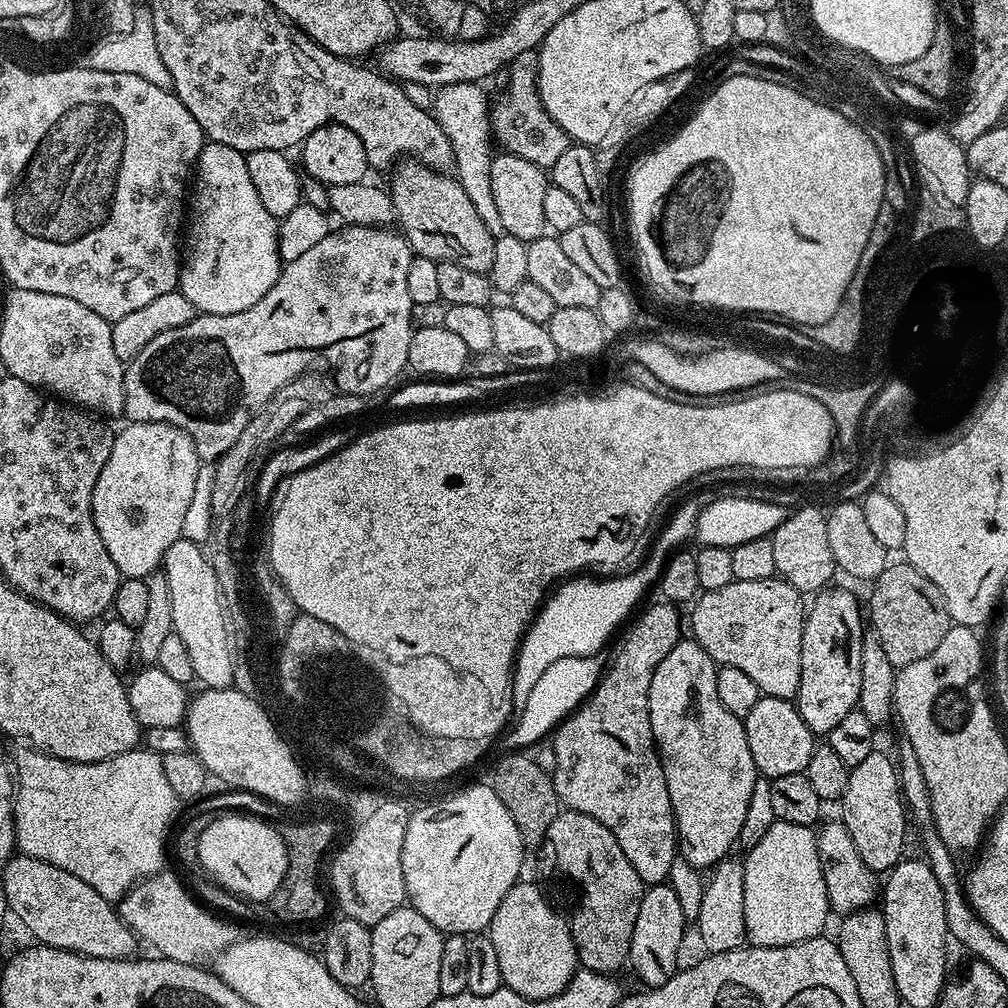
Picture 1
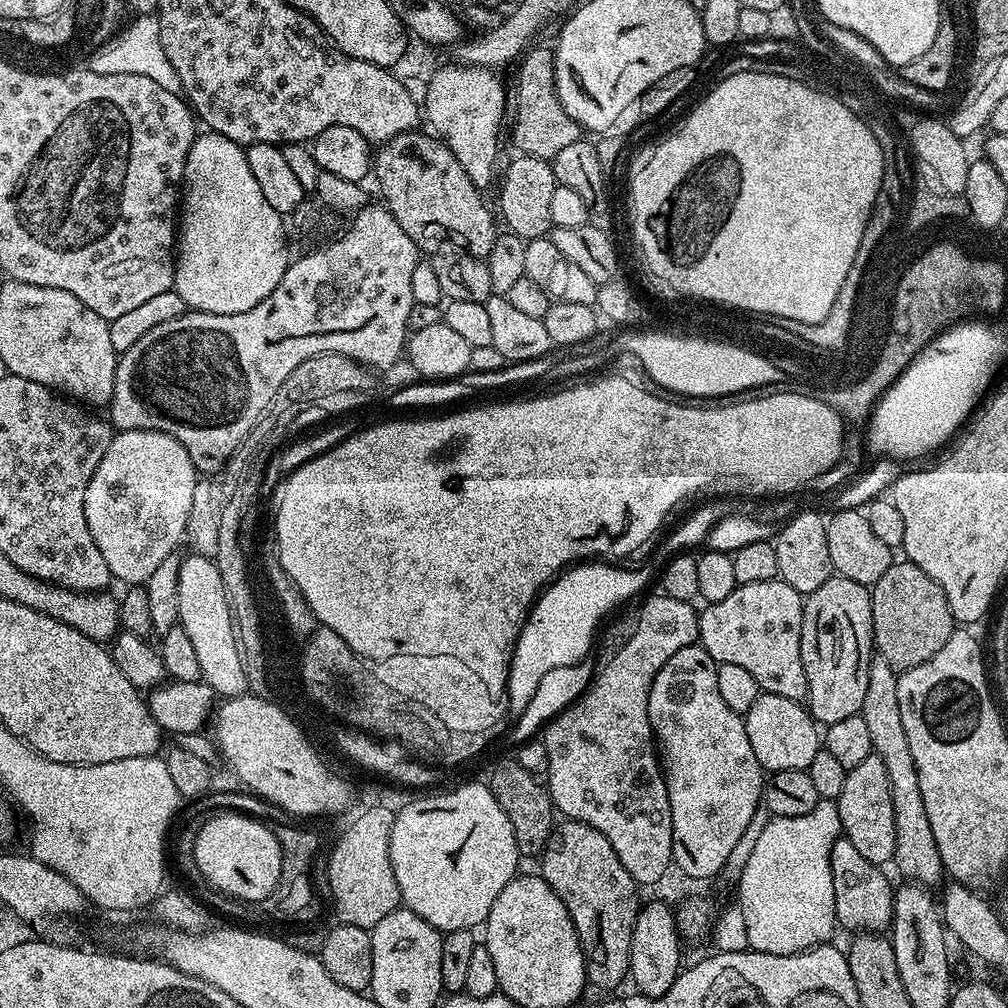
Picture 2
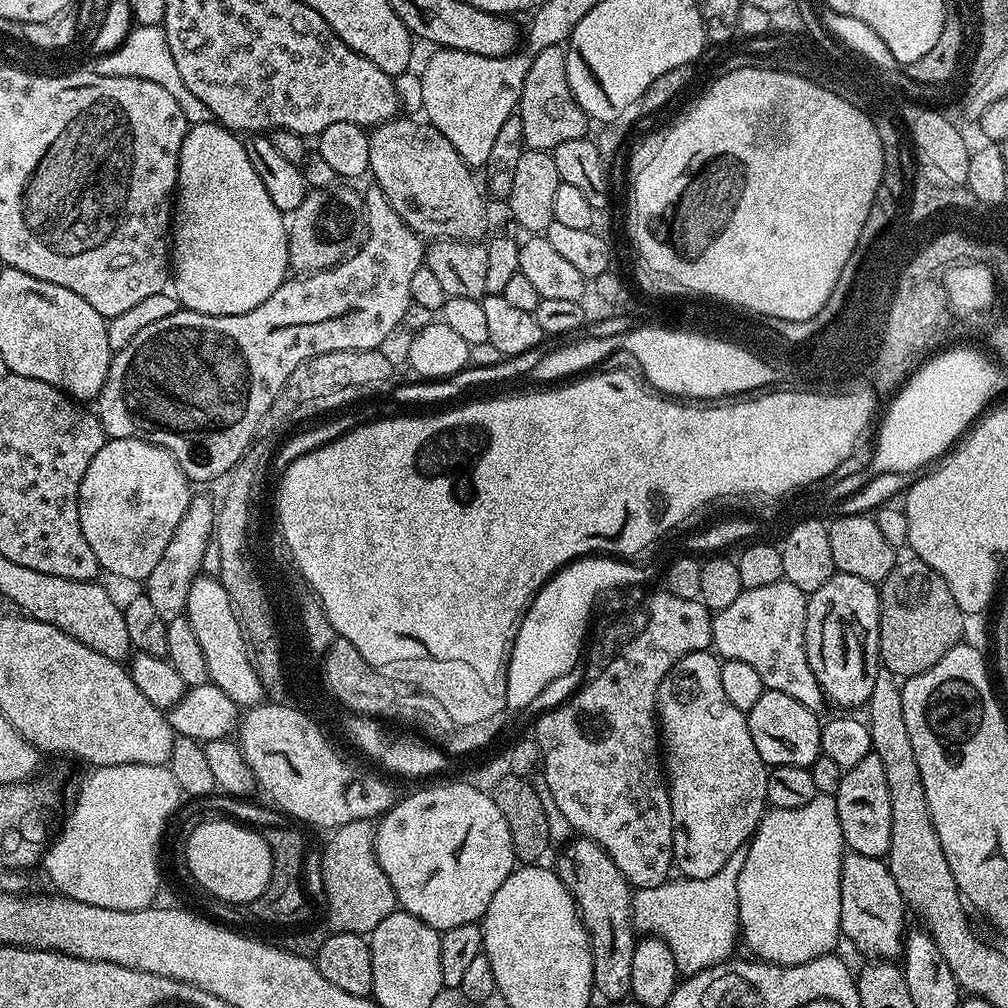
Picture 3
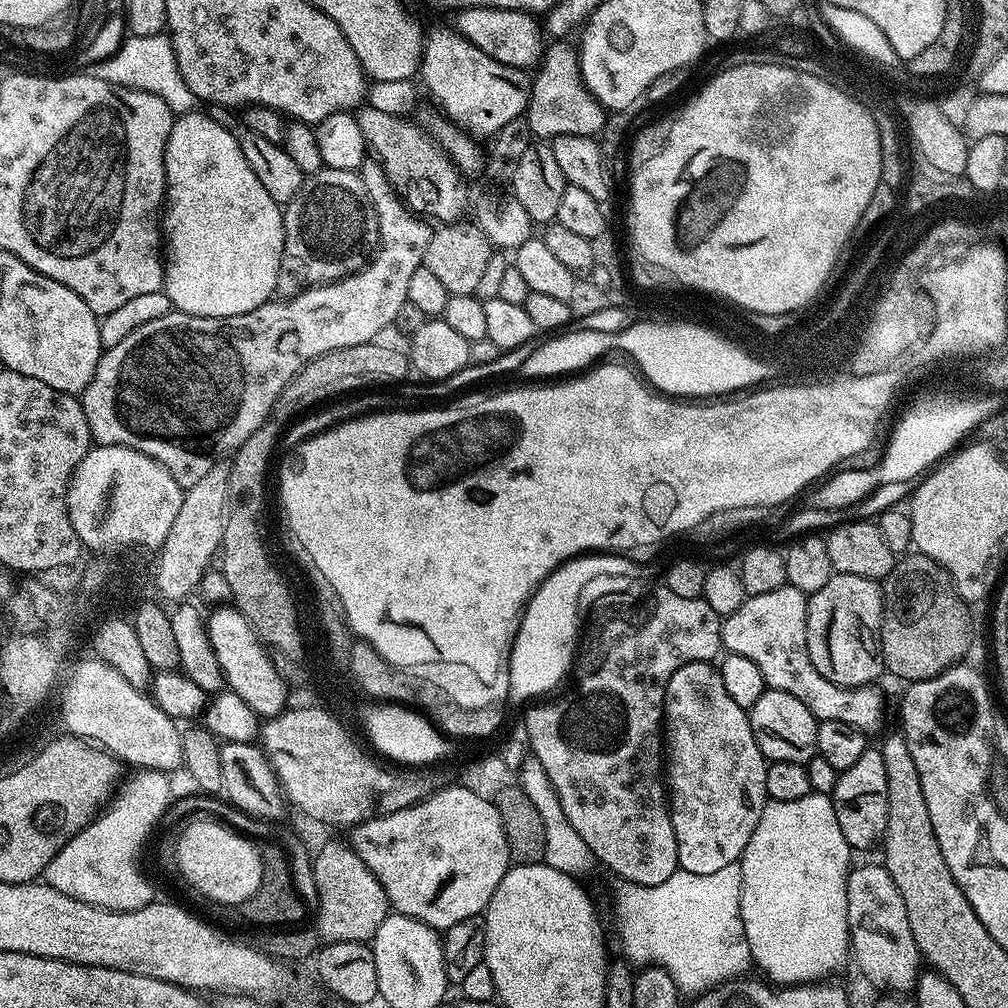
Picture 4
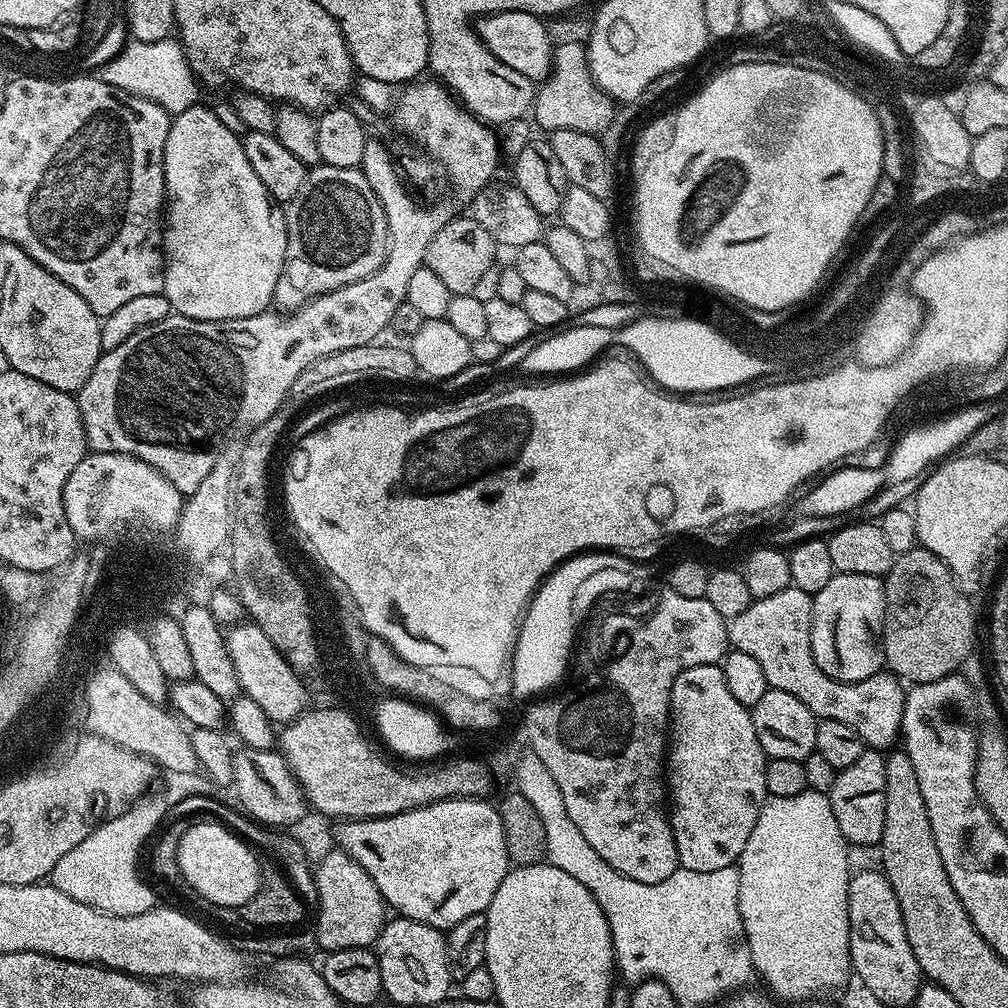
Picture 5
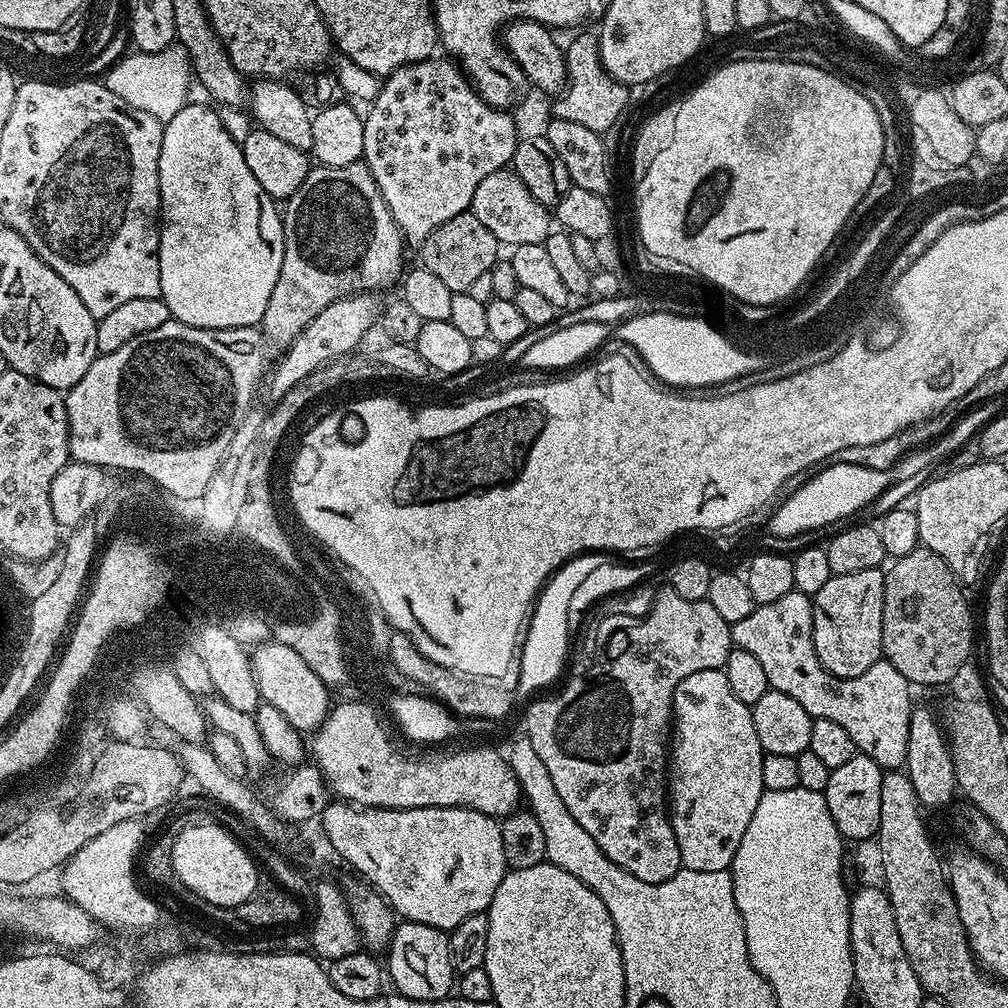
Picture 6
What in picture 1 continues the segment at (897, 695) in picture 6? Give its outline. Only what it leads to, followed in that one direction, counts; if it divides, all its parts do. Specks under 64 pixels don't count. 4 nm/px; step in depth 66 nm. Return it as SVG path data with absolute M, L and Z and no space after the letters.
M779 578L762 582L731 580L722 586L722 590L701 591L691 608L691 639L710 654L717 666L734 666L743 670L765 696L795 701L802 674L802 630L806 615L806 600L801 592Z

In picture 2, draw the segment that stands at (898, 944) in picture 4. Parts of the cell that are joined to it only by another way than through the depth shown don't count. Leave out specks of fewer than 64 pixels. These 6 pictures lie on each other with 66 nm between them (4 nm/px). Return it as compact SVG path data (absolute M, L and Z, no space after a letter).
M843 838L834 842L830 850L830 872L834 878L834 910L836 922L841 929L849 928L849 933L859 934L862 932L883 933L892 923L892 898L894 884L888 881L885 869L879 864L869 862L850 841Z

